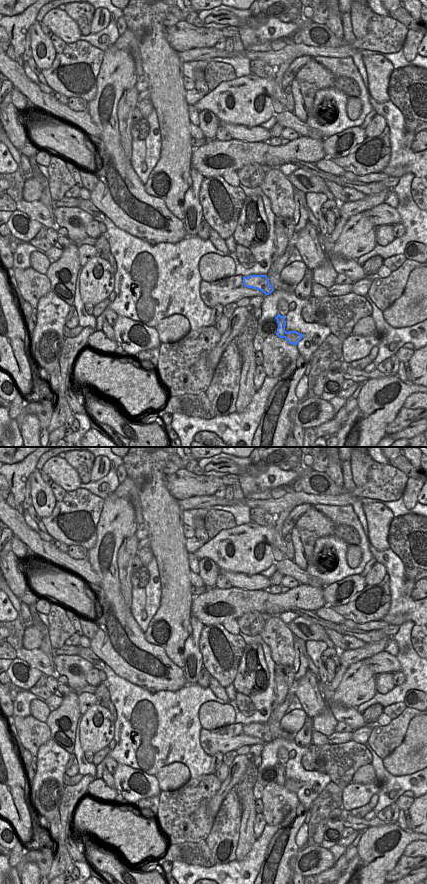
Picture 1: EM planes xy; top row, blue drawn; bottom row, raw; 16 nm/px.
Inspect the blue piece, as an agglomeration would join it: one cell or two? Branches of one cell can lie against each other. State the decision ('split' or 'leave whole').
split

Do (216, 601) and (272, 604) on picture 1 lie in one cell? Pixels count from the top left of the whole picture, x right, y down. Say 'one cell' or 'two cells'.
one cell

